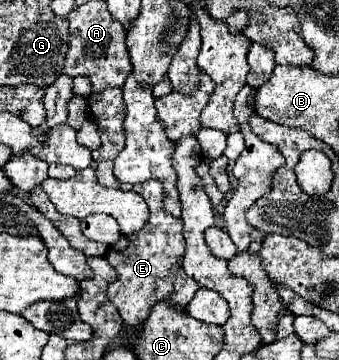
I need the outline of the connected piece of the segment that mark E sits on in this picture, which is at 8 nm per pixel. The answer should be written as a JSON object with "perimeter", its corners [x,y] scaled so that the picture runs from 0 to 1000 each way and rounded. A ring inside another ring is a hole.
{"perimeter":[[[419,511],[401,517],[395,533],[407,533],[431,556],[442,578],[442,611],[401,650],[360,656],[336,683],[324,683],[324,700],[336,700],[342,711],[319,711],[313,700],[313,722],[324,728],[324,739],[336,739],[348,761],[348,772],[319,794],[319,828],[348,856],[360,889],[378,906],[401,911],[437,883],[448,850],[472,833],[507,833],[519,850],[549,856],[584,794],[543,756],[501,756],[537,722],[531,711],[543,711],[549,672],[537,656],[537,611],[478,583],[478,517]]]}

